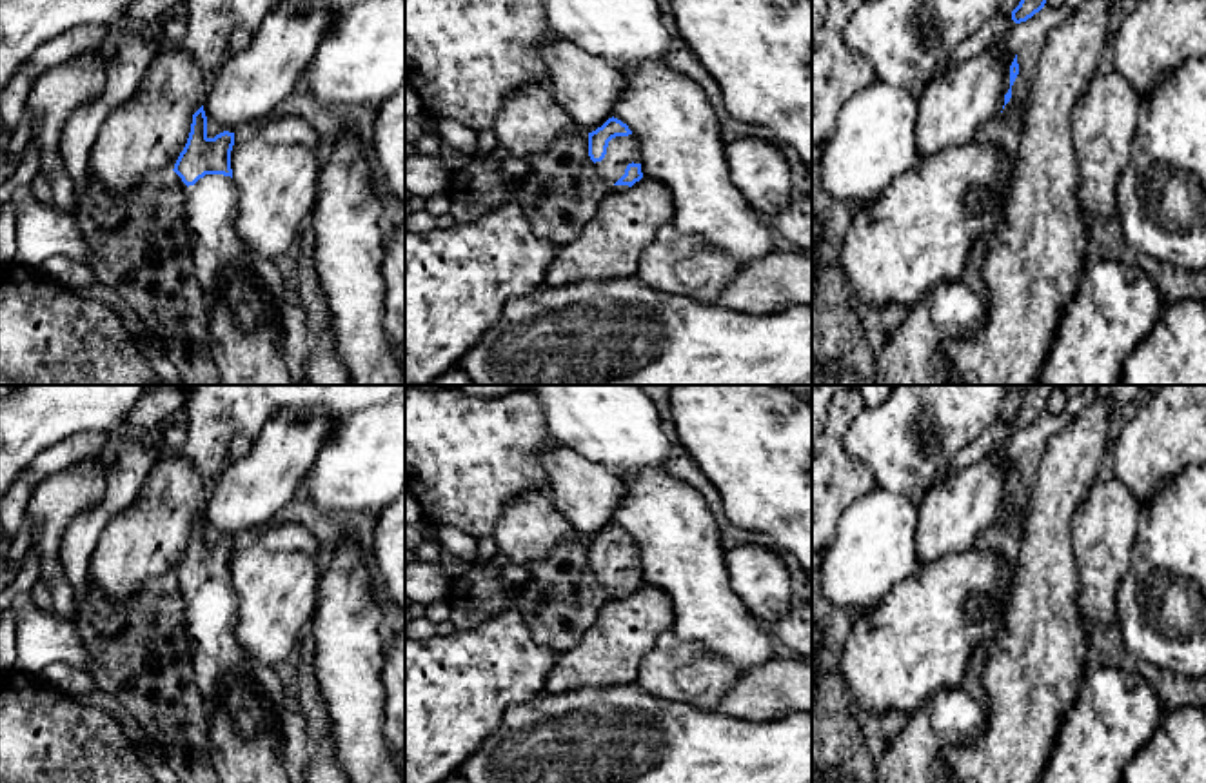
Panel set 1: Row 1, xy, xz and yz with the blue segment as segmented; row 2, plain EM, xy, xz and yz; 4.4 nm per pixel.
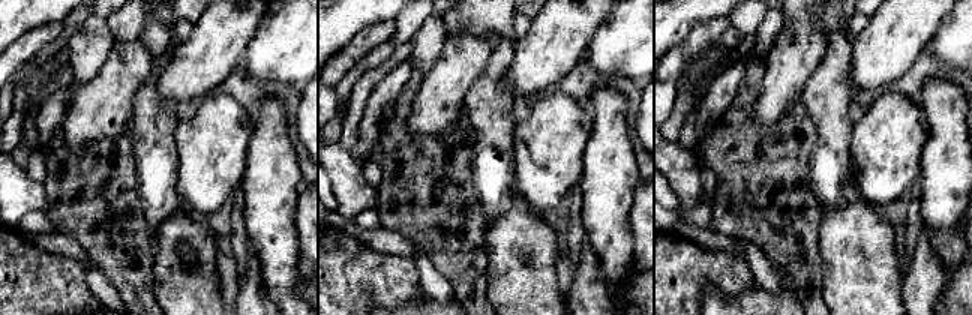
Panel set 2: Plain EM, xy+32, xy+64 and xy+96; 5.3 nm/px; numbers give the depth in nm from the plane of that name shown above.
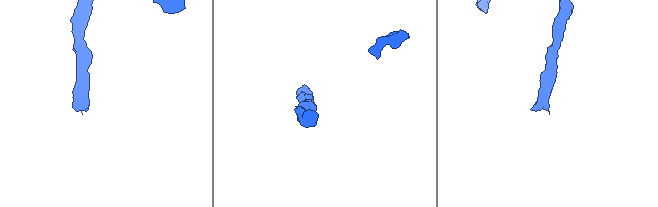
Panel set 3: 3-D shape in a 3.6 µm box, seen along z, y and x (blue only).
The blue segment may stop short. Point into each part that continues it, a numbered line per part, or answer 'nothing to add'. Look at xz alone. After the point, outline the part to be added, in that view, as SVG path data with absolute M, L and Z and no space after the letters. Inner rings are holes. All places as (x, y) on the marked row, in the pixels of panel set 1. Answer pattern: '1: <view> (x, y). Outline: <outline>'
1: xz (622, 151). Outline: M628 134L612 138L605 158L594 165L599 176L614 187L614 183L625 174L627 165L632 162L641 164L641 149L638 138Z

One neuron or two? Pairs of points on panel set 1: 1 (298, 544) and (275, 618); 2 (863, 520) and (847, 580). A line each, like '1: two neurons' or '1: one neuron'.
1: one neuron
2: one neuron

